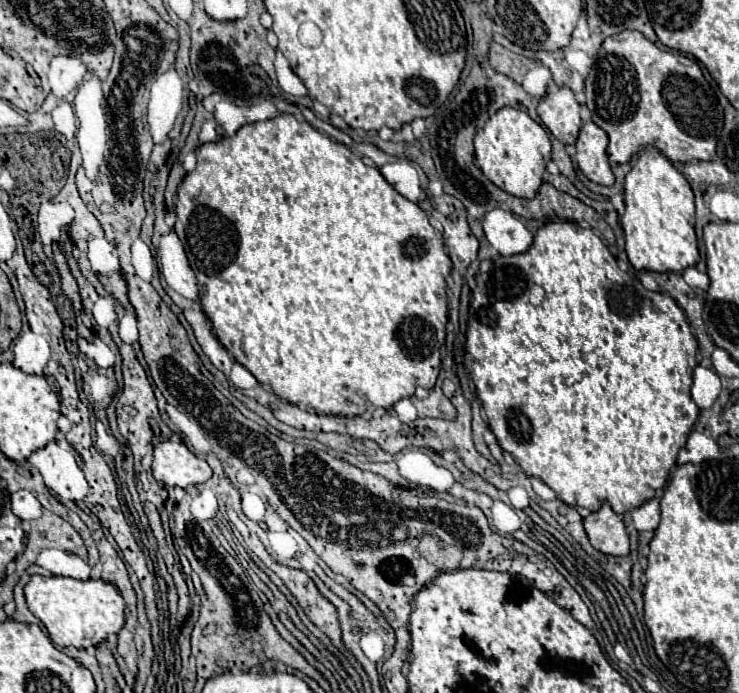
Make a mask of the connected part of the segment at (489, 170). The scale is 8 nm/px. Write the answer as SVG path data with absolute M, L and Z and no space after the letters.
M510 106L500 108L474 137L476 162L490 182L516 198L534 198L544 182L546 164L550 162L550 138L546 130L524 110Z

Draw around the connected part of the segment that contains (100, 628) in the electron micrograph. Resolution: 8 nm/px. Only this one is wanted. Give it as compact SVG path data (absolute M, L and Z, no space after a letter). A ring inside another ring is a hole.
M32 576L24 588L24 594L30 612L46 626L48 636L56 646L76 646L76 648L96 646L104 642L110 634L118 634L118 630L124 626L124 600L118 588L104 580L82 582L74 578L62 578L62 576Z

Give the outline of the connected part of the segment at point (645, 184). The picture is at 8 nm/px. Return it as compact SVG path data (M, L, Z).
M646 150L626 176L626 212L622 228L626 234L626 254L636 270L682 272L698 262L694 234L694 194L688 180L658 150Z

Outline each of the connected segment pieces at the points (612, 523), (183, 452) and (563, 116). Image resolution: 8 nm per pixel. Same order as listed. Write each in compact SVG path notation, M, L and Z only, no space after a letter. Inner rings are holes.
M604 502L602 508L584 518L590 544L610 556L628 556L630 538L622 518Z
M164 440L154 446L152 476L164 486L196 486L212 476L212 468L184 442Z
M552 88L538 104L544 126L564 144L574 144L582 126L580 104L570 88Z

